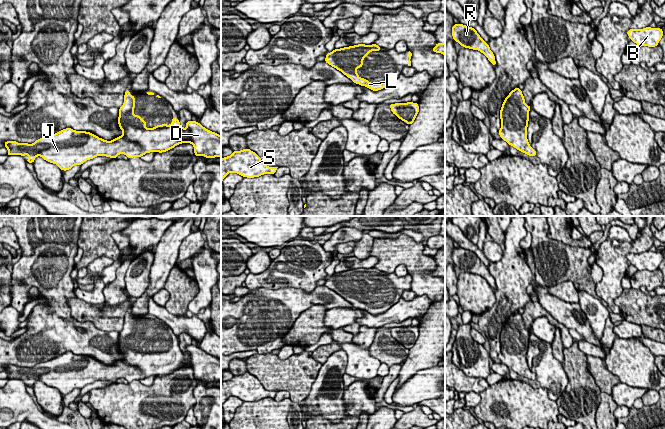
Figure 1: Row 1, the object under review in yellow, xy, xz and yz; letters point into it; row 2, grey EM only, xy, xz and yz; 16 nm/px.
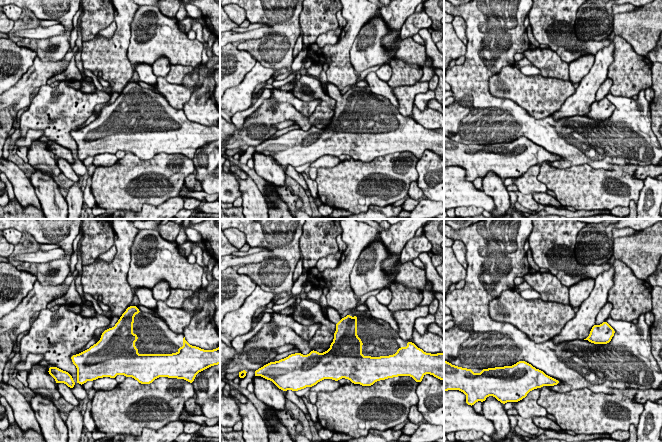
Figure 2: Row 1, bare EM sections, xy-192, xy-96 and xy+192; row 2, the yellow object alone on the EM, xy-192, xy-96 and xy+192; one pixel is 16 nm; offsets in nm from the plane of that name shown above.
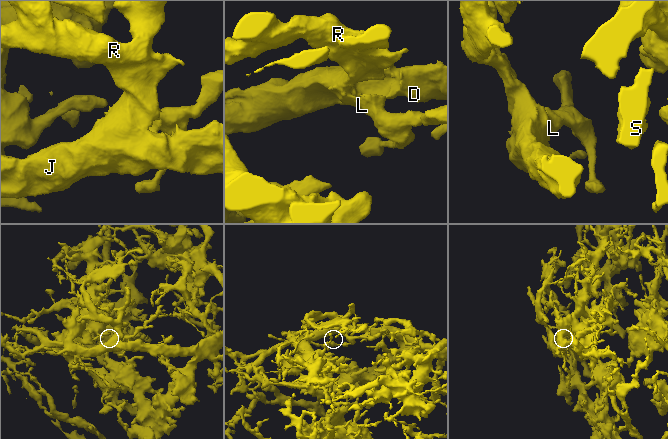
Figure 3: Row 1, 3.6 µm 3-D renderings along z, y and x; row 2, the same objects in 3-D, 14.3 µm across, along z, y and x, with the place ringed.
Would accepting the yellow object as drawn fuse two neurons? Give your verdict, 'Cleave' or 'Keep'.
Keep

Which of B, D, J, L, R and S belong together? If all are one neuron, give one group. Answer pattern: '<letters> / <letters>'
B D J L R S

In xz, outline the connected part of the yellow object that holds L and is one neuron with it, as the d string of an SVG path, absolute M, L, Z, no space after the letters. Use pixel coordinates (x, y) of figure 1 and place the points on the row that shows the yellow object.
M358 44L354 46L334 49L326 54L325 62L341 71L350 78L355 84L365 86L373 91L378 91L387 87L392 79L381 83L371 83L368 80L358 76L357 69L362 68L363 60L371 51L380 51L381 47L376 44Z

